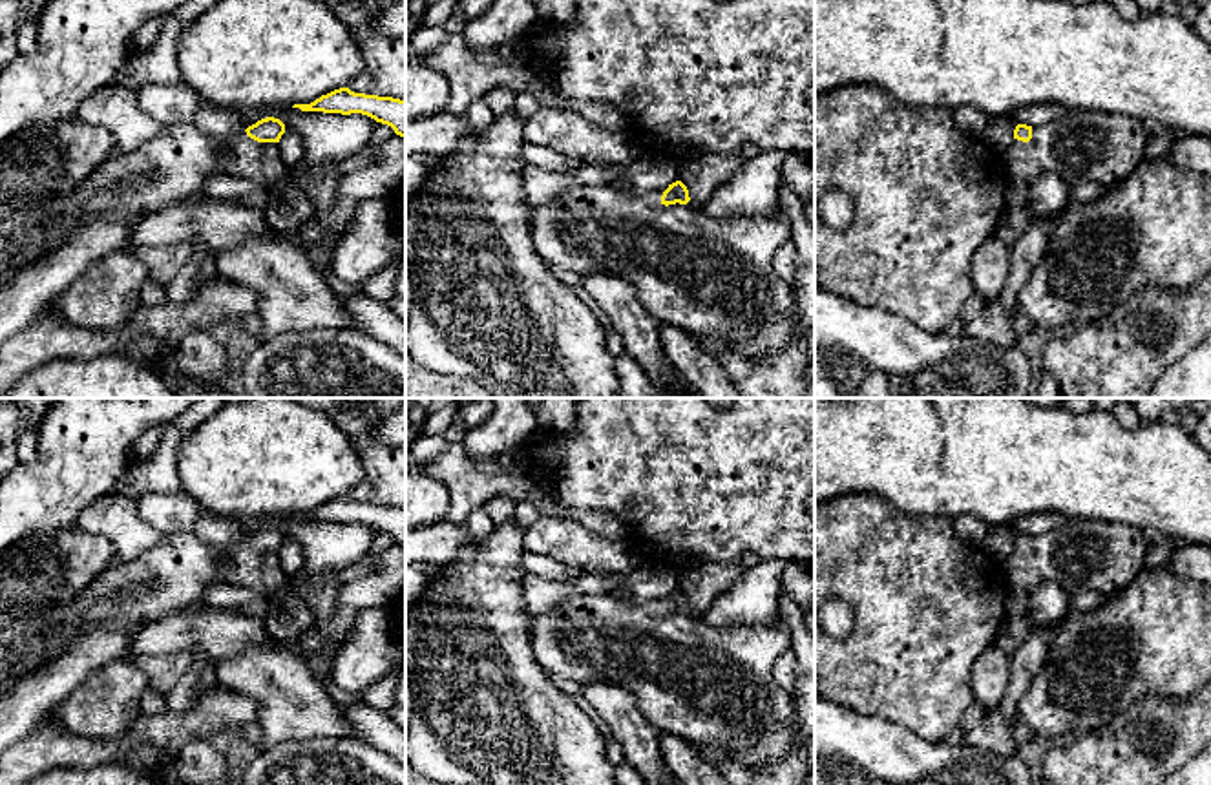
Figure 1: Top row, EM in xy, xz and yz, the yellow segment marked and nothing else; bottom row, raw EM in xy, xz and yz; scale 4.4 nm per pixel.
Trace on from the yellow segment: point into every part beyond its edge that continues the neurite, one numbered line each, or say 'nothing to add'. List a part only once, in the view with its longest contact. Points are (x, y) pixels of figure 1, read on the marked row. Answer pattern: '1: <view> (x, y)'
1: xz (709, 276)

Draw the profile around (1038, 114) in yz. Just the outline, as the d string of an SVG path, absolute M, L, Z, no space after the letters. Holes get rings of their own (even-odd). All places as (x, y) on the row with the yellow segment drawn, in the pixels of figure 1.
M1056 102L1032 104L1016 111L1012 117L1017 124L1041 126L1063 117L1069 110Z

